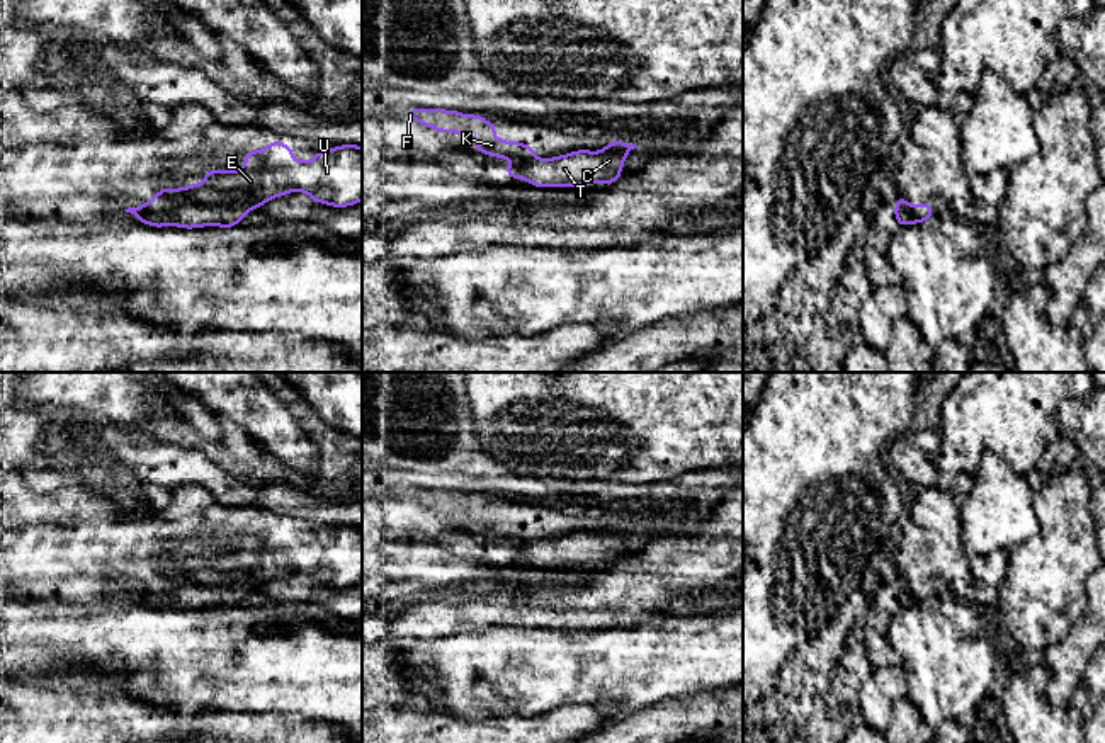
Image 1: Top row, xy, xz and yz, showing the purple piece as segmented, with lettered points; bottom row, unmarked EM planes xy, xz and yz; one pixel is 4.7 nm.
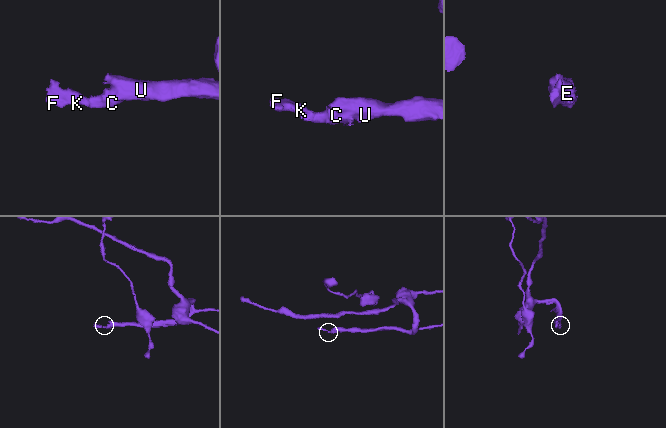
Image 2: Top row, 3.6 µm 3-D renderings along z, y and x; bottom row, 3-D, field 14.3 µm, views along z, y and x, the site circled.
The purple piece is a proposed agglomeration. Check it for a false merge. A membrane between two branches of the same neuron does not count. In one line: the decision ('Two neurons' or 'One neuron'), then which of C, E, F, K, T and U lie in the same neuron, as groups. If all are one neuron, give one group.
Two neurons. Groups: C E T U / F K

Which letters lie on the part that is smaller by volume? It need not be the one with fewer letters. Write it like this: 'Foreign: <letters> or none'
Foreign: F, K

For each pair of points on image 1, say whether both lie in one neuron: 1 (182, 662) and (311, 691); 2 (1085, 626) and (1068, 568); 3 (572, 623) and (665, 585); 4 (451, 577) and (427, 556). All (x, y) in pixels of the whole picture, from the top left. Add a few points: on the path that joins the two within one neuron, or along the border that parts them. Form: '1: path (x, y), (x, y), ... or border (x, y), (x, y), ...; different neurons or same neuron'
1: path (215, 663), (228, 663), (233, 669), (279, 669); same neuron
2: border (1087, 602), (1073, 628), (1056, 645); different neurons
3: path (595, 618), (619, 612), (641, 590); same neuron
4: path (446, 572), (432, 561); same neuron

